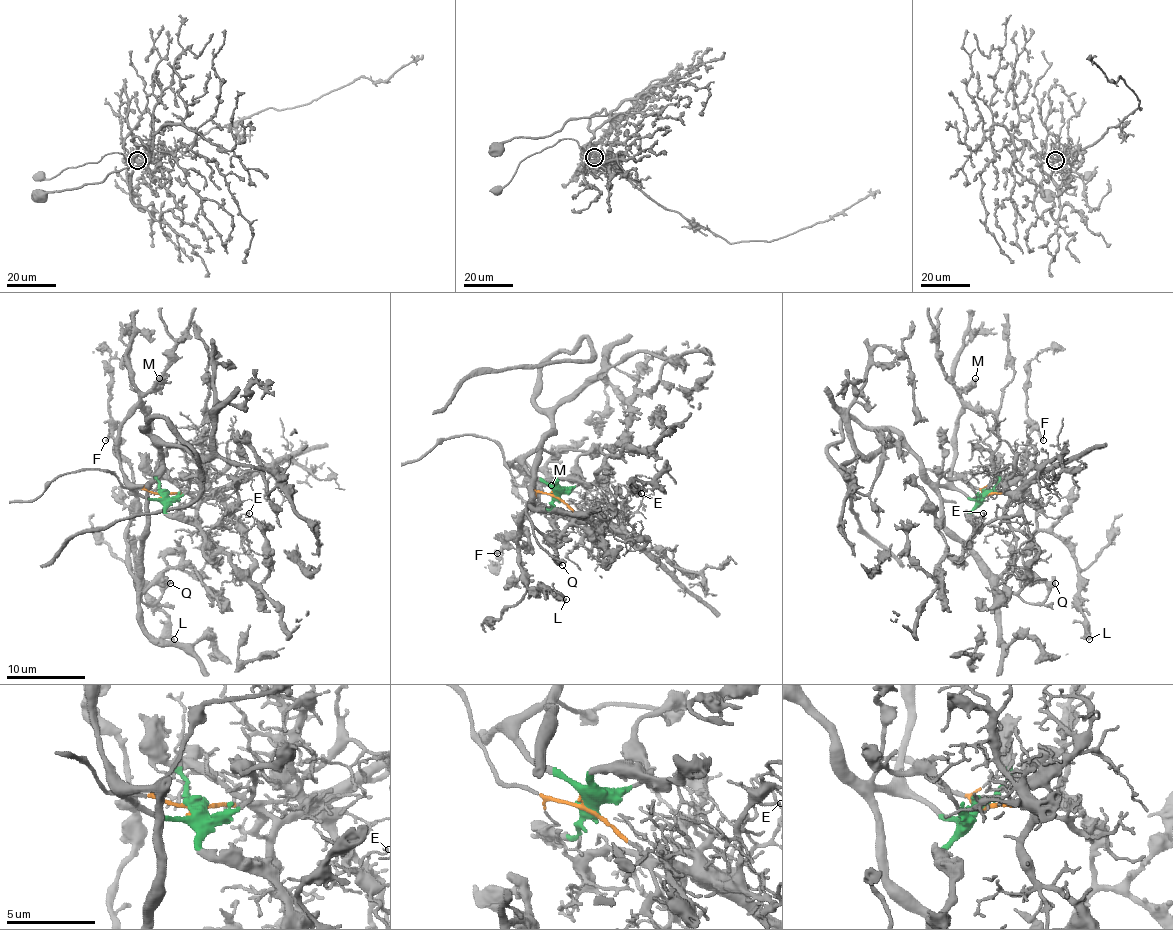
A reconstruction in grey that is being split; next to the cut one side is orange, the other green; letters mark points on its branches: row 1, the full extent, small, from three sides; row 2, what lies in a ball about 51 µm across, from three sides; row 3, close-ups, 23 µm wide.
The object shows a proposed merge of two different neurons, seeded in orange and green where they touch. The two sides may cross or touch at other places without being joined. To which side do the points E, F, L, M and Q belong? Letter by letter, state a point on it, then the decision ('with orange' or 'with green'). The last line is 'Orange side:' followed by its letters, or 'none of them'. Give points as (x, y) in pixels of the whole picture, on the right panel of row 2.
E: at (983, 513); with orange
F: at (1043, 440); with green
L: at (1089, 639); with green
M: at (975, 378); with green
Q: at (1055, 583); with green
Orange side: E

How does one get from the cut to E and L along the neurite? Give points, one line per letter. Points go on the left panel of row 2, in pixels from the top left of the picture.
E: (162, 494), (190, 492), (200, 498), (216, 498), (234, 522), (249, 512)
L: (162, 494), (142, 498), (133, 489), (144, 489), (146, 520), (137, 574), (127, 532), (137, 584), (174, 639)

